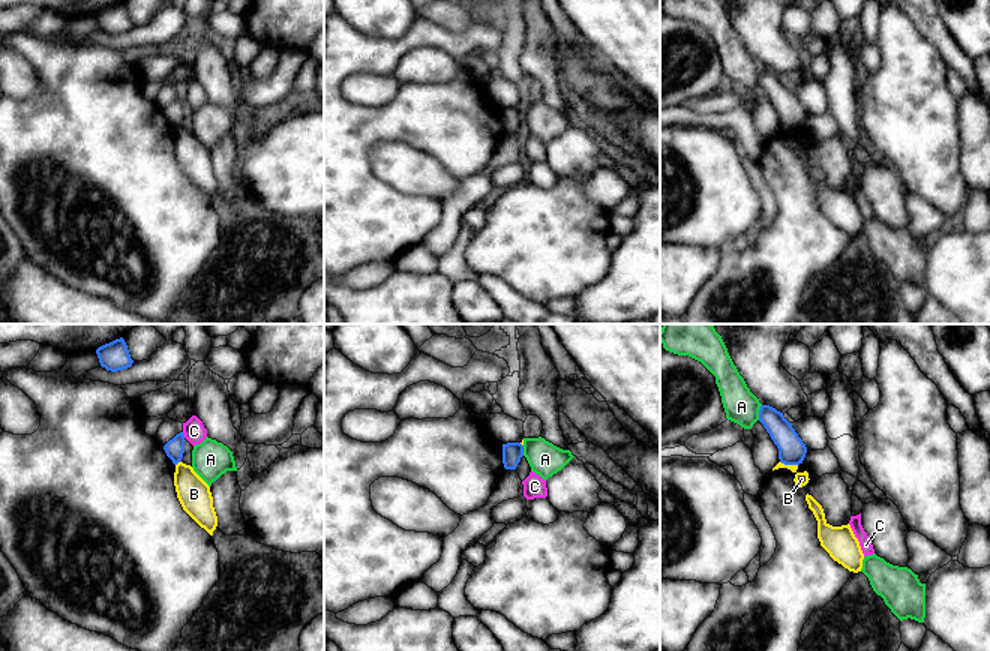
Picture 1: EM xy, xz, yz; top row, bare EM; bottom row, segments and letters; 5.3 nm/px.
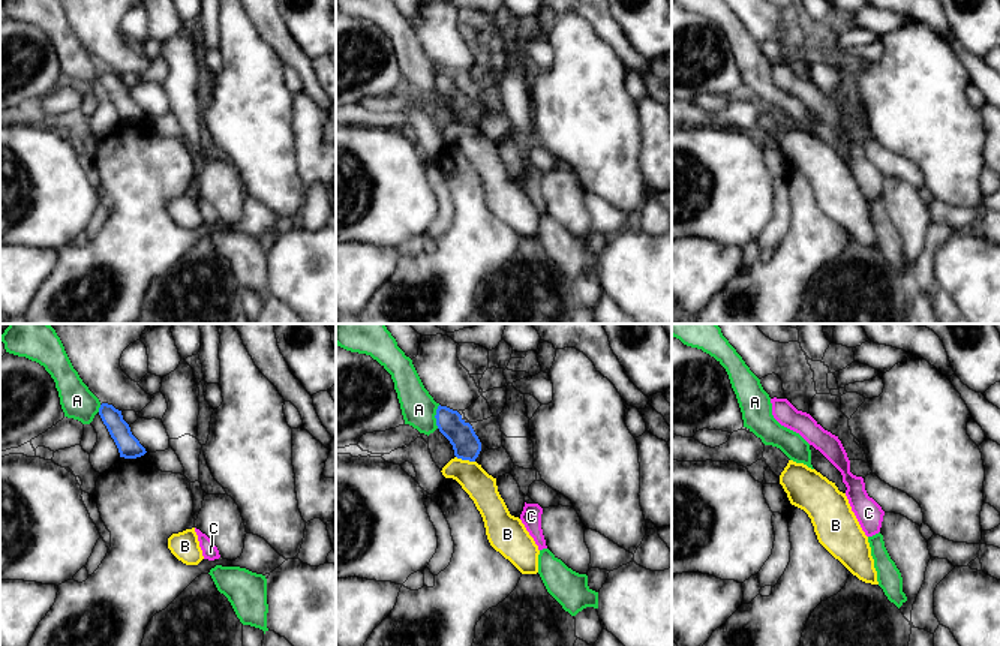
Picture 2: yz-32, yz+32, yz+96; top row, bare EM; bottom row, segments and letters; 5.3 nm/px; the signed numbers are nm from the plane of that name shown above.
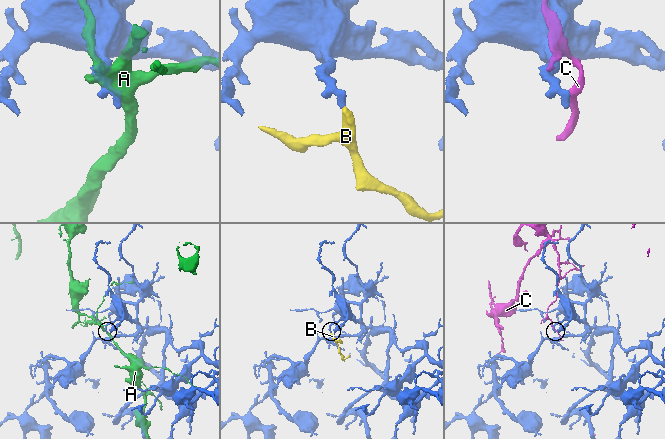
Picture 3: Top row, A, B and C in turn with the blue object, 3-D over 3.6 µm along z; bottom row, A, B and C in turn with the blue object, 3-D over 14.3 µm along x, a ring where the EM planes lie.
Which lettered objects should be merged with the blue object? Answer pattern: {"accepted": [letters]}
{"accepted": []}

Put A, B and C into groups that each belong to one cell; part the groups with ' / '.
A / B / C

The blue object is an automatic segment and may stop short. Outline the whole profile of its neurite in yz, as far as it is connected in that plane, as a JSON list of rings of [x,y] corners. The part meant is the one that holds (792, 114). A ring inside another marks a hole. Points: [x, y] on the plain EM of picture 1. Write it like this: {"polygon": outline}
{"polygon": [[[762,69],[759,74],[759,86],[764,88],[771,104],[777,110],[778,123],[782,128],[802,128],[807,111],[792,92],[792,87],[784,82],[783,76],[770,69]]]}

